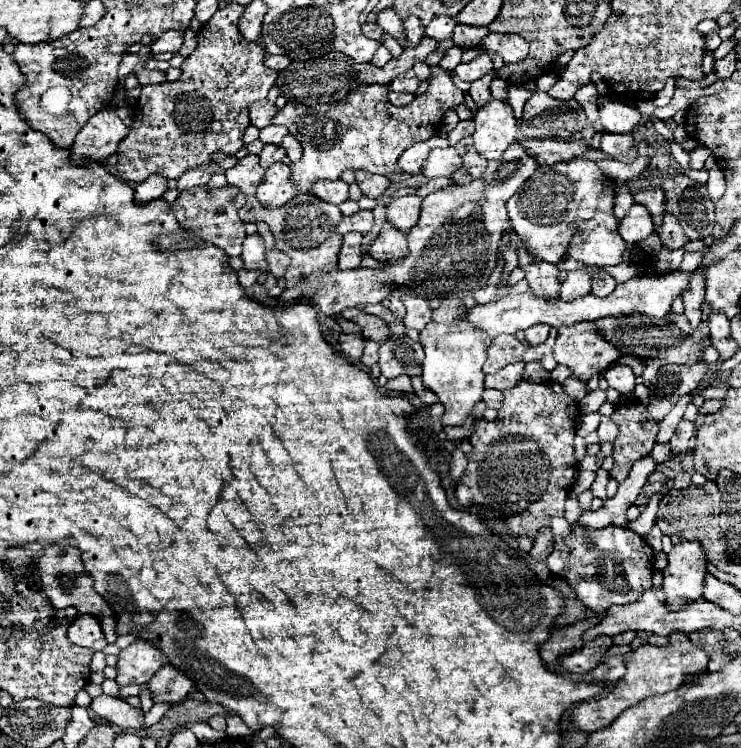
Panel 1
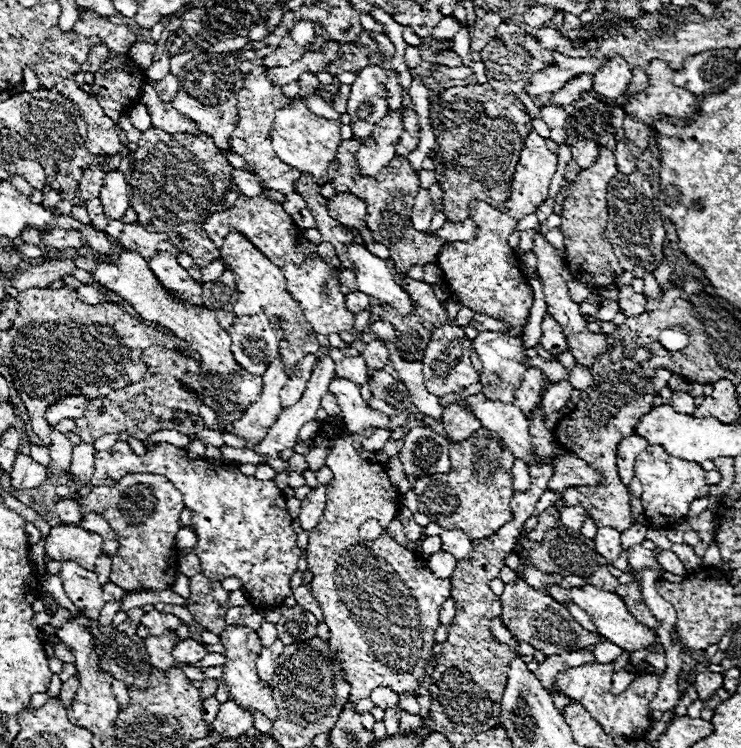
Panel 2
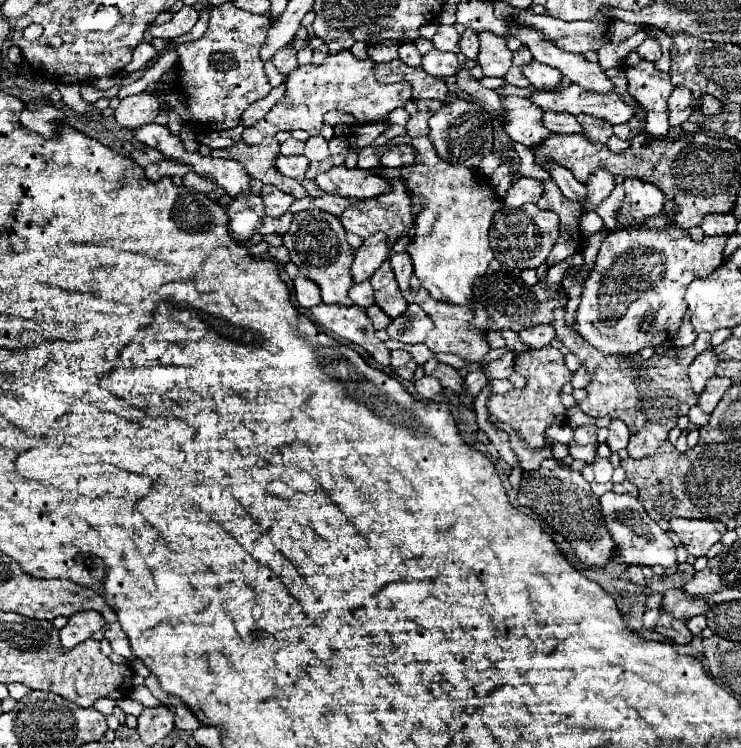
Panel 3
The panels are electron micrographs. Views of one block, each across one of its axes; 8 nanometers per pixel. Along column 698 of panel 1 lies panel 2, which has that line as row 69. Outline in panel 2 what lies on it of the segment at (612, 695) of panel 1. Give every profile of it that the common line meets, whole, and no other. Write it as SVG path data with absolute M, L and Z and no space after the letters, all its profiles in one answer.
M652 60L648 68L648 88L624 104L624 112L636 122L652 126L660 116L685 119L696 112L696 96L672 84L674 70L662 60Z

